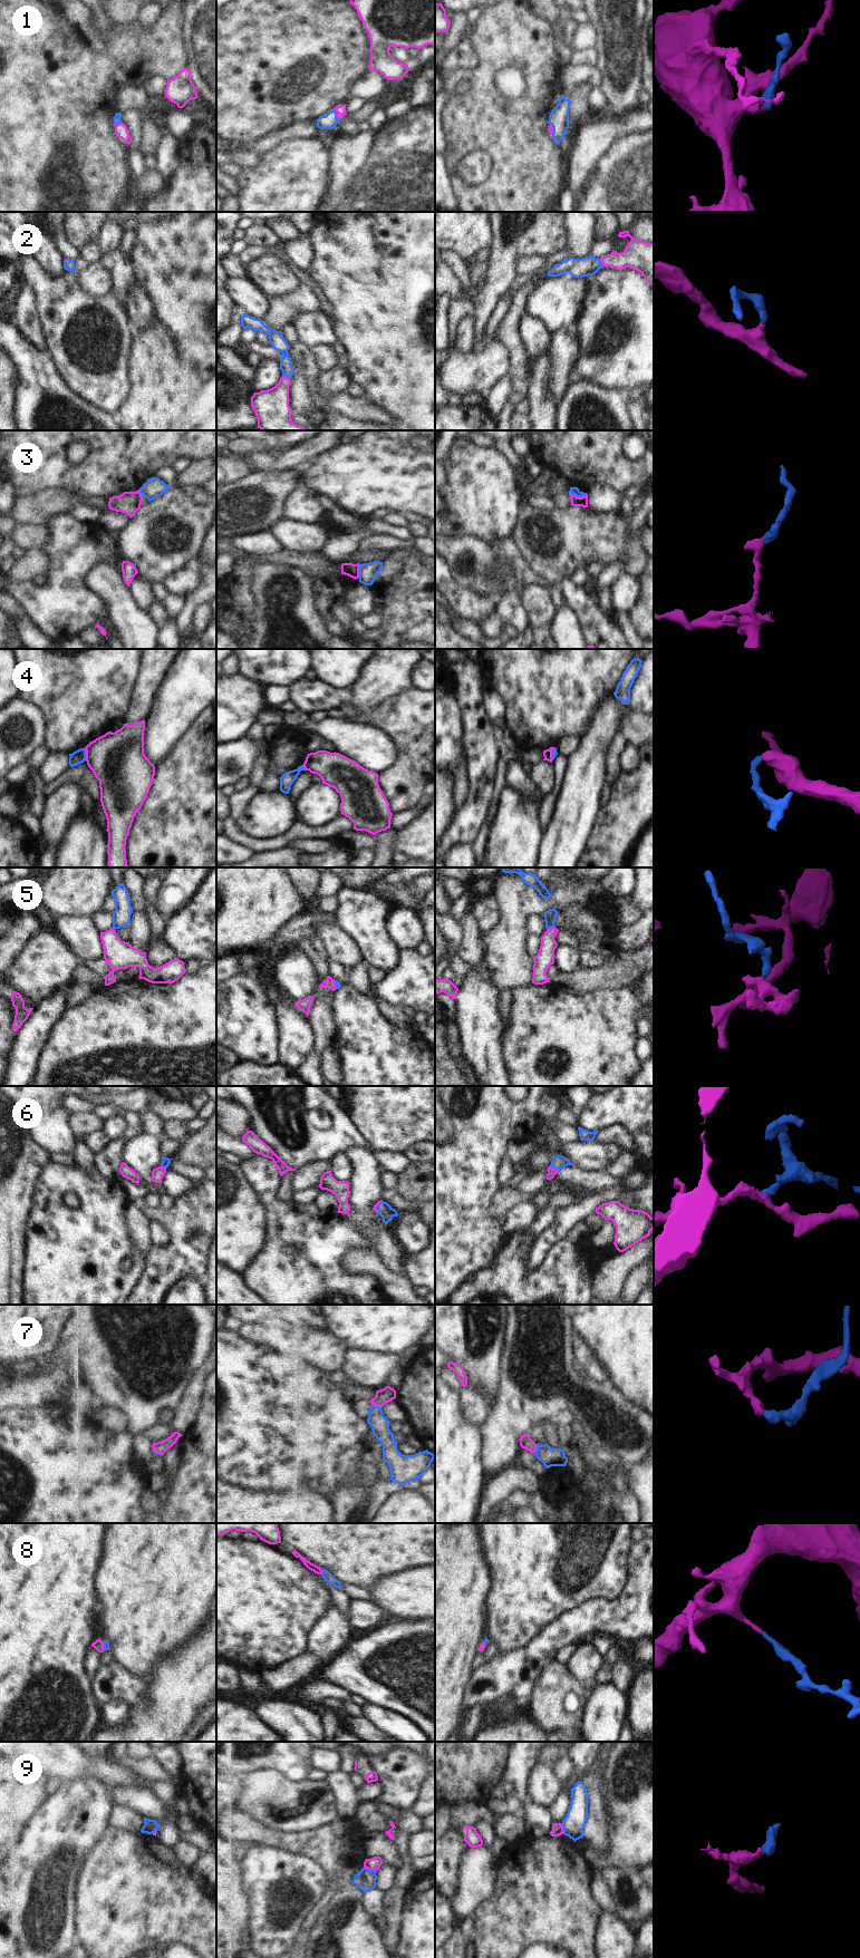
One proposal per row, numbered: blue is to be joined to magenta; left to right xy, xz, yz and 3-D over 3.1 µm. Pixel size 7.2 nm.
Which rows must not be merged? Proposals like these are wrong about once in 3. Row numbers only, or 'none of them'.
3, 4, 9.

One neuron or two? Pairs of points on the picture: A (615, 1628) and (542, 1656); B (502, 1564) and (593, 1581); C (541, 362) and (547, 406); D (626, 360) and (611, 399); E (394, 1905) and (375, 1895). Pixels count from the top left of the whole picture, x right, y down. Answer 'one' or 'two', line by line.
A: one
B: one
C: one
D: two
E: two

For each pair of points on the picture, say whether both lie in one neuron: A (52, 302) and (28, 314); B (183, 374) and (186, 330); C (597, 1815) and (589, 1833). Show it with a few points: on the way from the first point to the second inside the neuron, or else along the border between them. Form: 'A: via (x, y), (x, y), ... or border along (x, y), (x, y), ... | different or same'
A: border along (28, 286), (35, 297), (44, 336) | different
B: border along (168, 333), (181, 354), (194, 358), (200, 376) | different
C: via (596, 1820), (593, 1829) | same

